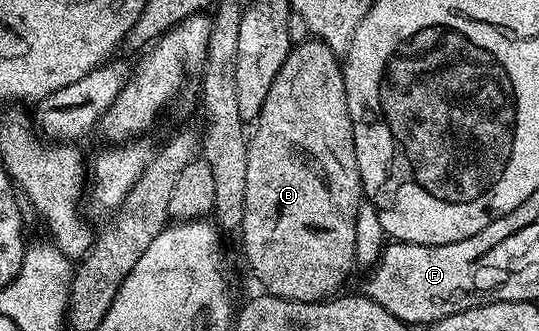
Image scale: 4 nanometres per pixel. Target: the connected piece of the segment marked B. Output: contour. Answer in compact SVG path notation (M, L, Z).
M310 37L306 42L291 46L288 57L284 61L284 65L280 65L280 73L276 73L276 81L272 81L272 89L268 89L268 97L264 97L264 105L260 109L256 120L258 128L254 131L254 136L249 136L249 147L247 149L247 180L245 182L244 203L242 211L242 222L240 224L240 232L242 231L242 251L246 254L246 259L250 262L250 267L254 270L254 275L263 283L265 290L269 294L280 297L281 299L291 299L292 301L300 301L301 303L320 303L339 294L342 282L350 275L350 270L355 270L354 254L356 253L356 213L358 207L364 201L364 192L362 190L362 178L360 177L360 169L356 165L356 145L354 144L354 130L352 129L352 121L348 113L348 105L346 104L346 90L344 89L344 77L340 66L339 56L322 40Z

